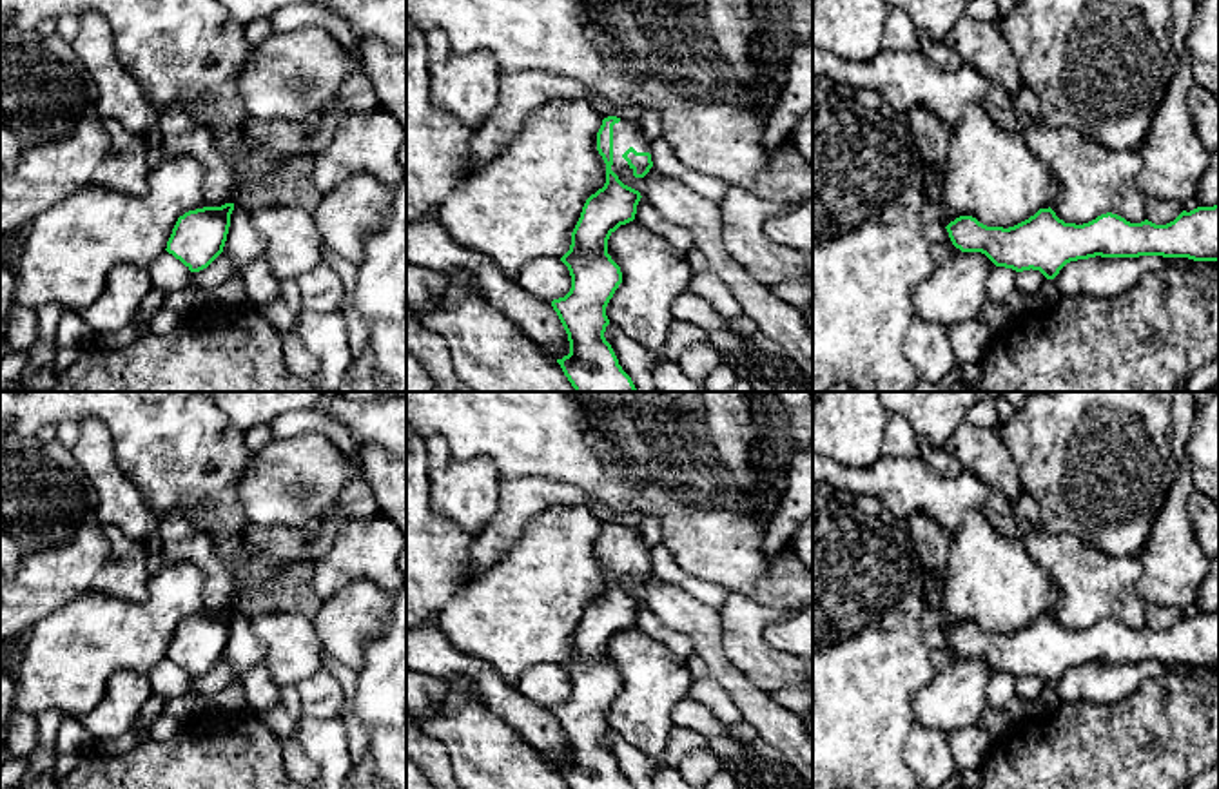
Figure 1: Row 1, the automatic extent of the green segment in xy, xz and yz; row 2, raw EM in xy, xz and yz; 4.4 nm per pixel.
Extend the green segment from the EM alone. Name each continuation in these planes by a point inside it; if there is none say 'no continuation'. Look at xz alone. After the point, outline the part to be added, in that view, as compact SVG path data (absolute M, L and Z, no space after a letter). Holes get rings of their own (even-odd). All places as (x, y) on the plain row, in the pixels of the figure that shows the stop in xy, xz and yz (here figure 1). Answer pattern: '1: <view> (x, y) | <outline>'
1: xz (626, 541) | M620 526L613 531L613 571L611 577L631 577L622 560L633 553L637 559L649 559L649 550L640 541L639 533L631 526Z

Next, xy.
no continuation

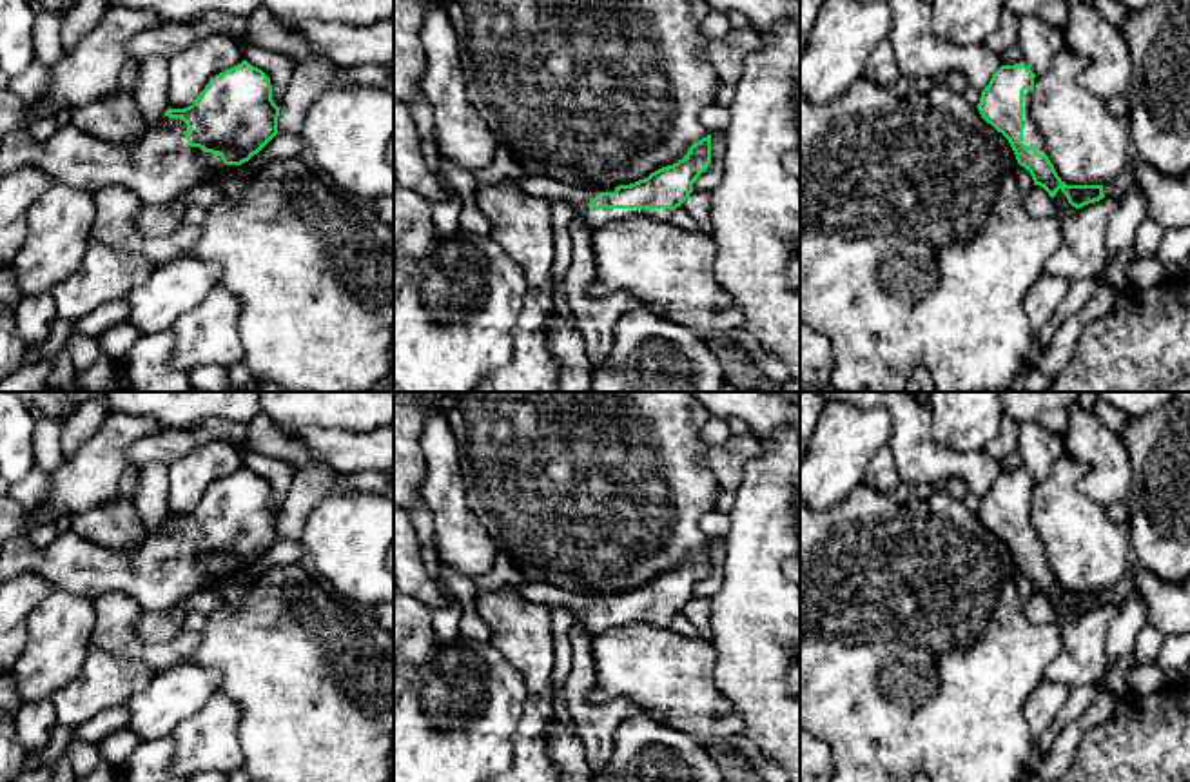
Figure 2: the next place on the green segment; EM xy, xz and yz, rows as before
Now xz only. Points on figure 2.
1: xz (548, 596) | M528 582L521 586L521 593L526 601L533 604L542 604L548 608L566 608L575 622L580 622L591 635L604 633L617 626L635 626L651 624L669 628L669 615L590 615L588 610L599 599L615 599L611 593L573 593L557 586L542 582Z

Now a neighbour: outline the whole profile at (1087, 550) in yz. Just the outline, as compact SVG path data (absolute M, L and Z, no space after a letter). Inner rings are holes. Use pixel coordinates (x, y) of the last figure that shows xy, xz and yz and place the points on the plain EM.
M1063 454L1050 472L1034 484L1032 523L1043 546L1045 561L1067 591L1107 591L1134 564L1128 526L1108 517L1105 506L1081 492L1087 466Z

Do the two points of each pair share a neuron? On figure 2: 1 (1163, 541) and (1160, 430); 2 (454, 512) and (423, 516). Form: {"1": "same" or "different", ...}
{"1": "same", "2": "different"}

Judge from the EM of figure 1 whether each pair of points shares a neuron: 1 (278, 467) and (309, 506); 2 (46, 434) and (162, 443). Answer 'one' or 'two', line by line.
1: one
2: two

